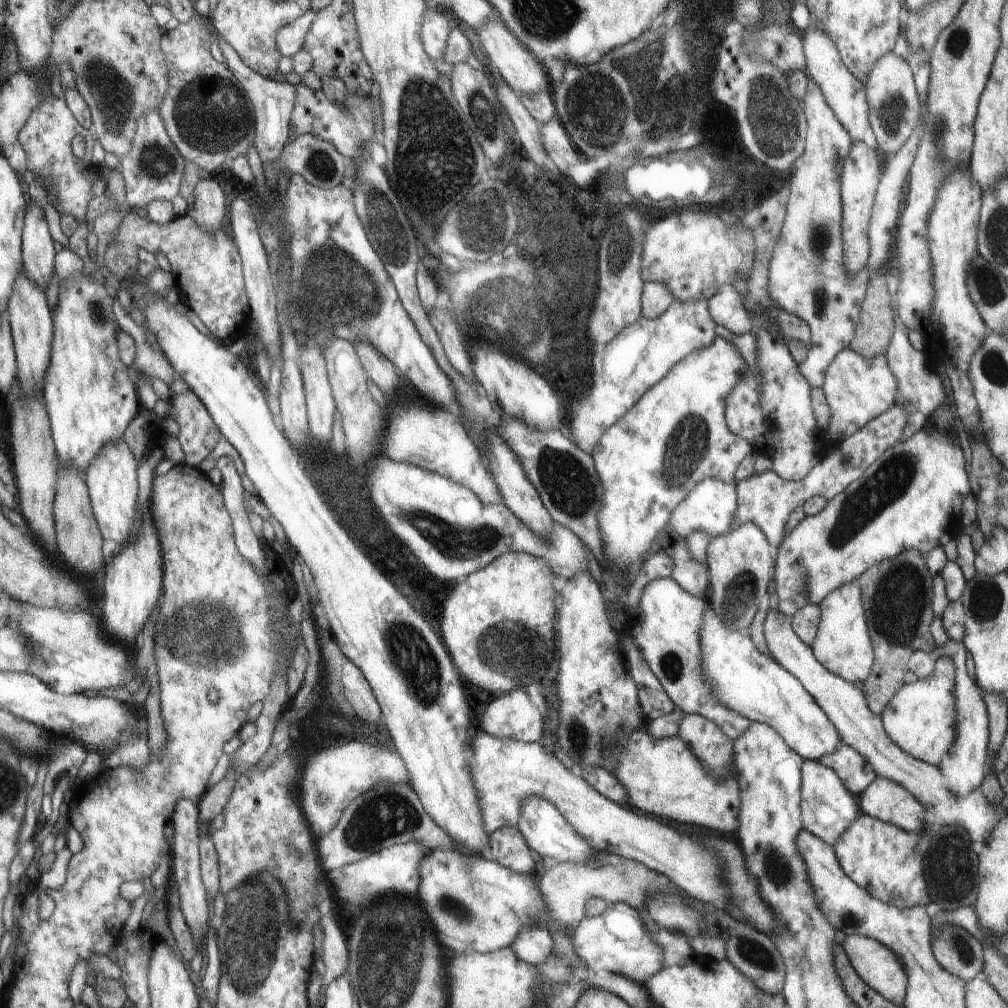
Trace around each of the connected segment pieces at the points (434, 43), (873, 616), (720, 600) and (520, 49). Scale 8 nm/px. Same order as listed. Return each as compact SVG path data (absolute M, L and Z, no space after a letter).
M427 10L421 26L421 42L425 46L425 52L429 58L439 60L443 58L443 50L447 44L449 34L457 28L457 18L447 14L447 12L437 12L437 10Z
M905 550L889 560L877 562L851 584L861 588L869 638L875 650L875 664L869 678L863 682L863 694L869 702L869 710L881 716L897 690L905 686L903 676L909 672L909 658L915 652L933 652L937 648L931 634L931 624L935 620L935 584L927 568L927 556L919 550Z
M747 522L735 532L727 532L725 536L711 540L705 558L707 572L711 574L711 594L707 602L709 610L719 616L719 620L723 620L729 630L739 632L741 628L749 628L757 612L769 610L769 588L773 586L775 574L775 550L777 548L769 544L763 530L759 530L759 526L753 522Z
M487 20L483 22L481 26L475 28L477 30L477 36L479 36L479 44L481 44L481 50L487 54L487 58L491 60L491 68L493 72L497 72L499 76L505 78L507 84L511 84L511 88L519 94L519 92L525 92L525 94L535 94L539 90L549 90L553 86L545 86L545 68L543 68L543 62L537 60L537 56L525 48L517 38L515 34L511 34L511 30L501 22L501 20Z

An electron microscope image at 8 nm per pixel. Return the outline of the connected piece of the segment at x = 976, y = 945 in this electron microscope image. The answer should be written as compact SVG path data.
M945 922L931 930L931 948L935 960L949 972L965 982L981 978L983 972L983 944L977 936L963 926Z

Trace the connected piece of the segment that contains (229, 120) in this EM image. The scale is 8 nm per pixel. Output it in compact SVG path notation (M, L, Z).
M199 18L193 24L179 24L175 30L167 32L163 38L163 48L171 62L171 90L169 96L161 108L161 114L165 118L165 124L169 128L169 134L173 136L173 142L181 150L181 154L195 162L203 174L213 176L223 168L223 162L229 158L239 158L249 154L253 146L257 146L257 110L249 98L249 92L243 88L241 80L235 76L235 72L227 66L215 60L211 54L211 44L217 40L217 34L213 26L207 26L209 18Z

